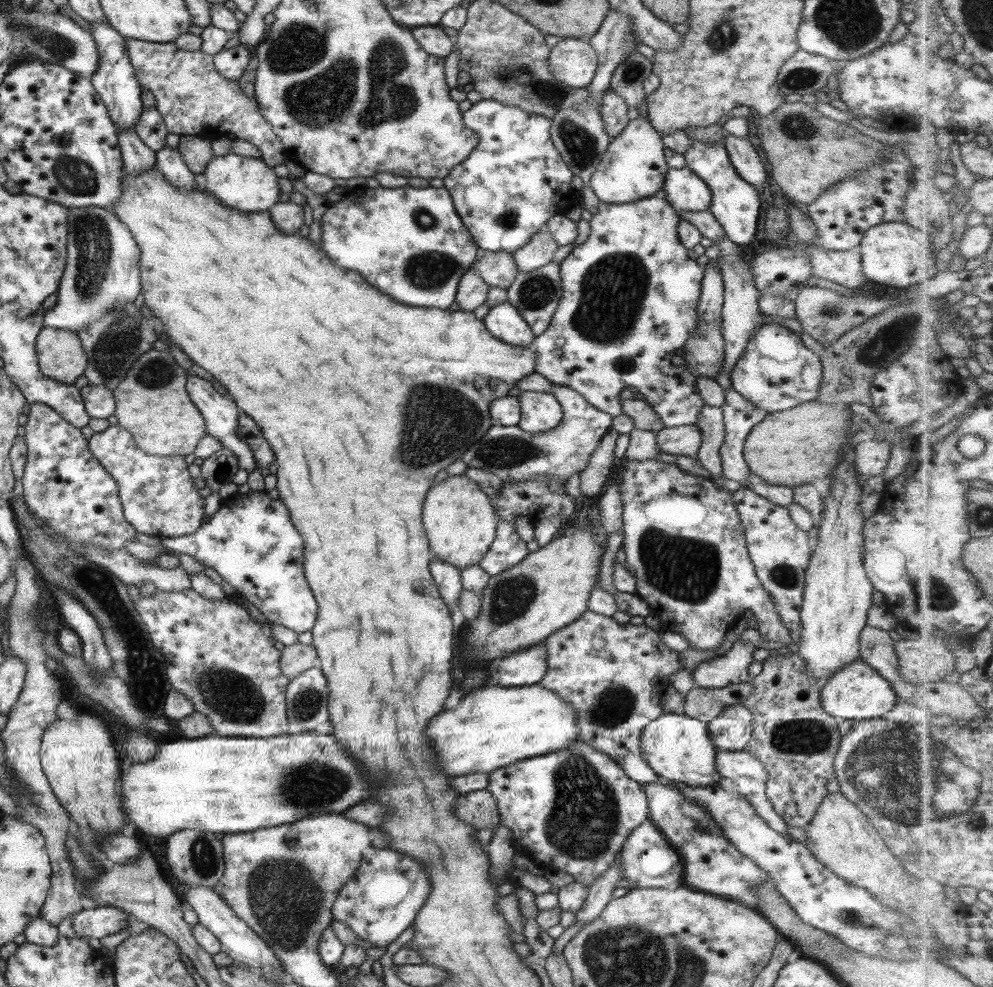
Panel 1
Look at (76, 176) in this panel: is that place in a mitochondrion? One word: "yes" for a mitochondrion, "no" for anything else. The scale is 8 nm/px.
yes

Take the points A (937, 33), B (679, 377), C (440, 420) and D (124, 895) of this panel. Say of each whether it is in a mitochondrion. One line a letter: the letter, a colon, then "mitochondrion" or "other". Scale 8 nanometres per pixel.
A: other
B: other
C: mitochondrion
D: other

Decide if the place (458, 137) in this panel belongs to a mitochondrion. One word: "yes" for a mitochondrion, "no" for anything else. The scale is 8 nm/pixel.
no

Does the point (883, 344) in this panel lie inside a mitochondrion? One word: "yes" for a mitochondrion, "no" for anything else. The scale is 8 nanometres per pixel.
yes

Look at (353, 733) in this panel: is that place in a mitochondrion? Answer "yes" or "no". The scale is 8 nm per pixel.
no

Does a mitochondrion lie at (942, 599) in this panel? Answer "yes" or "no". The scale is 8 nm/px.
yes

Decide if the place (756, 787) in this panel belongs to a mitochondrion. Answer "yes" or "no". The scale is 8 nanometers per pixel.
no

